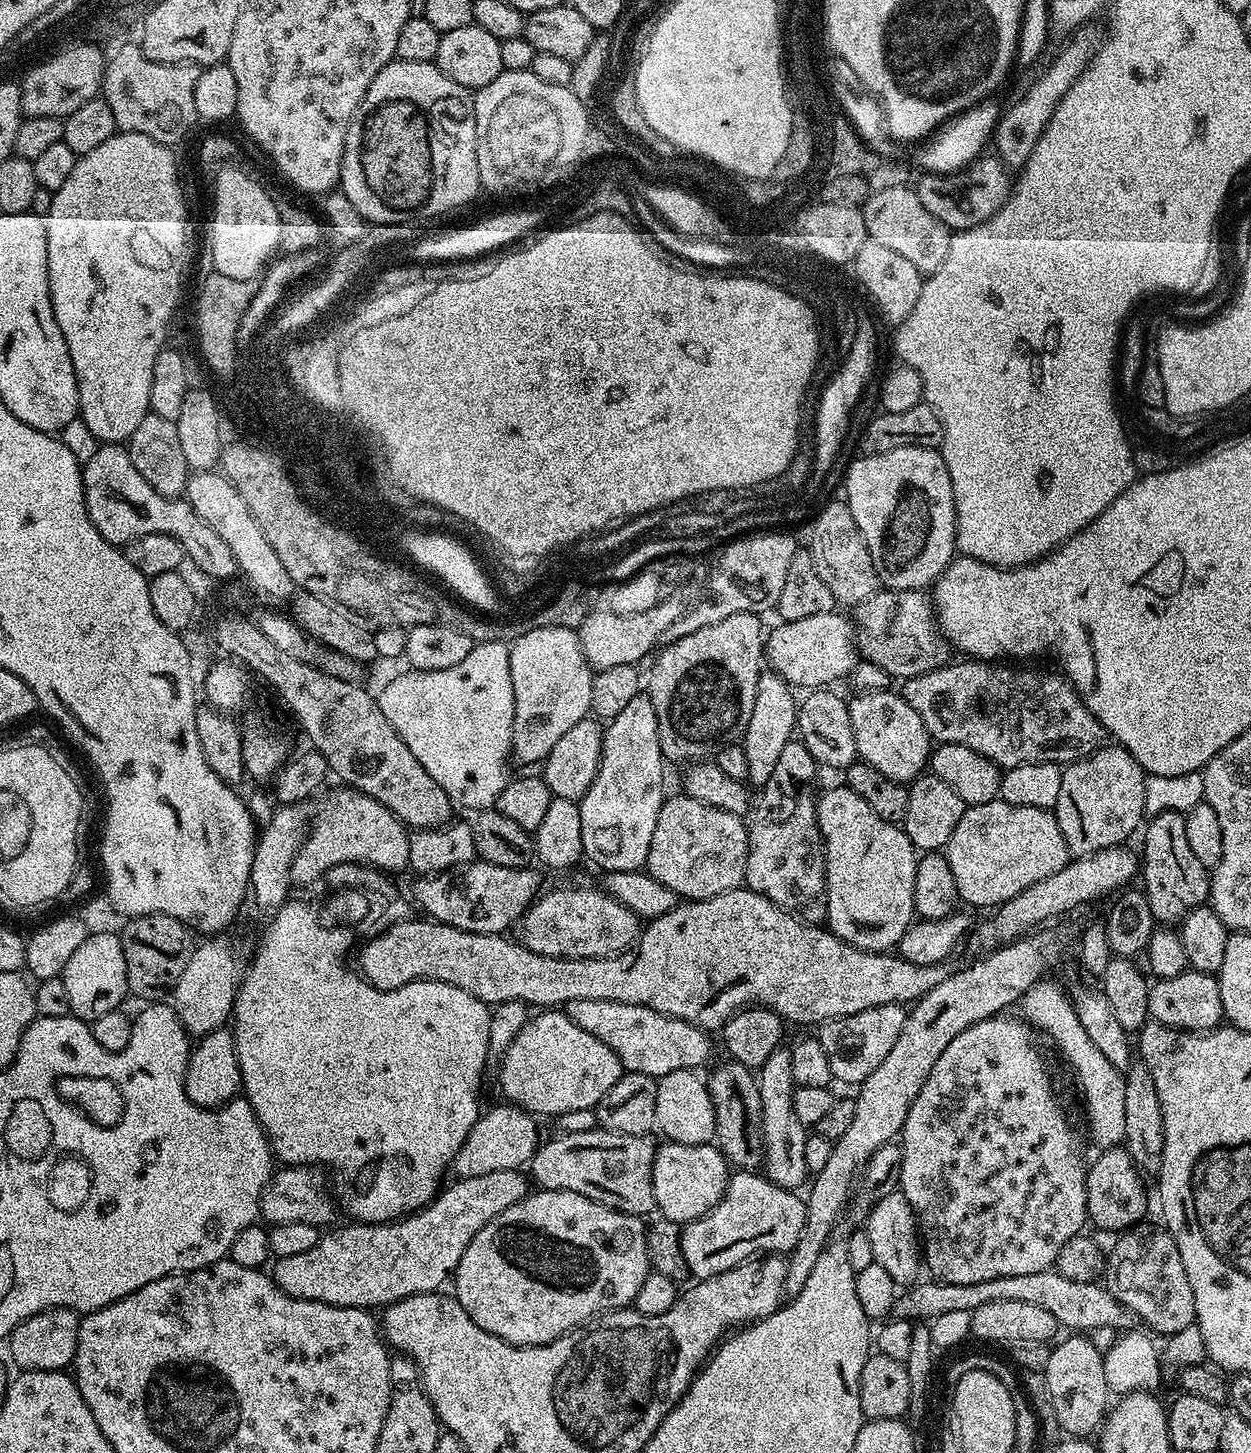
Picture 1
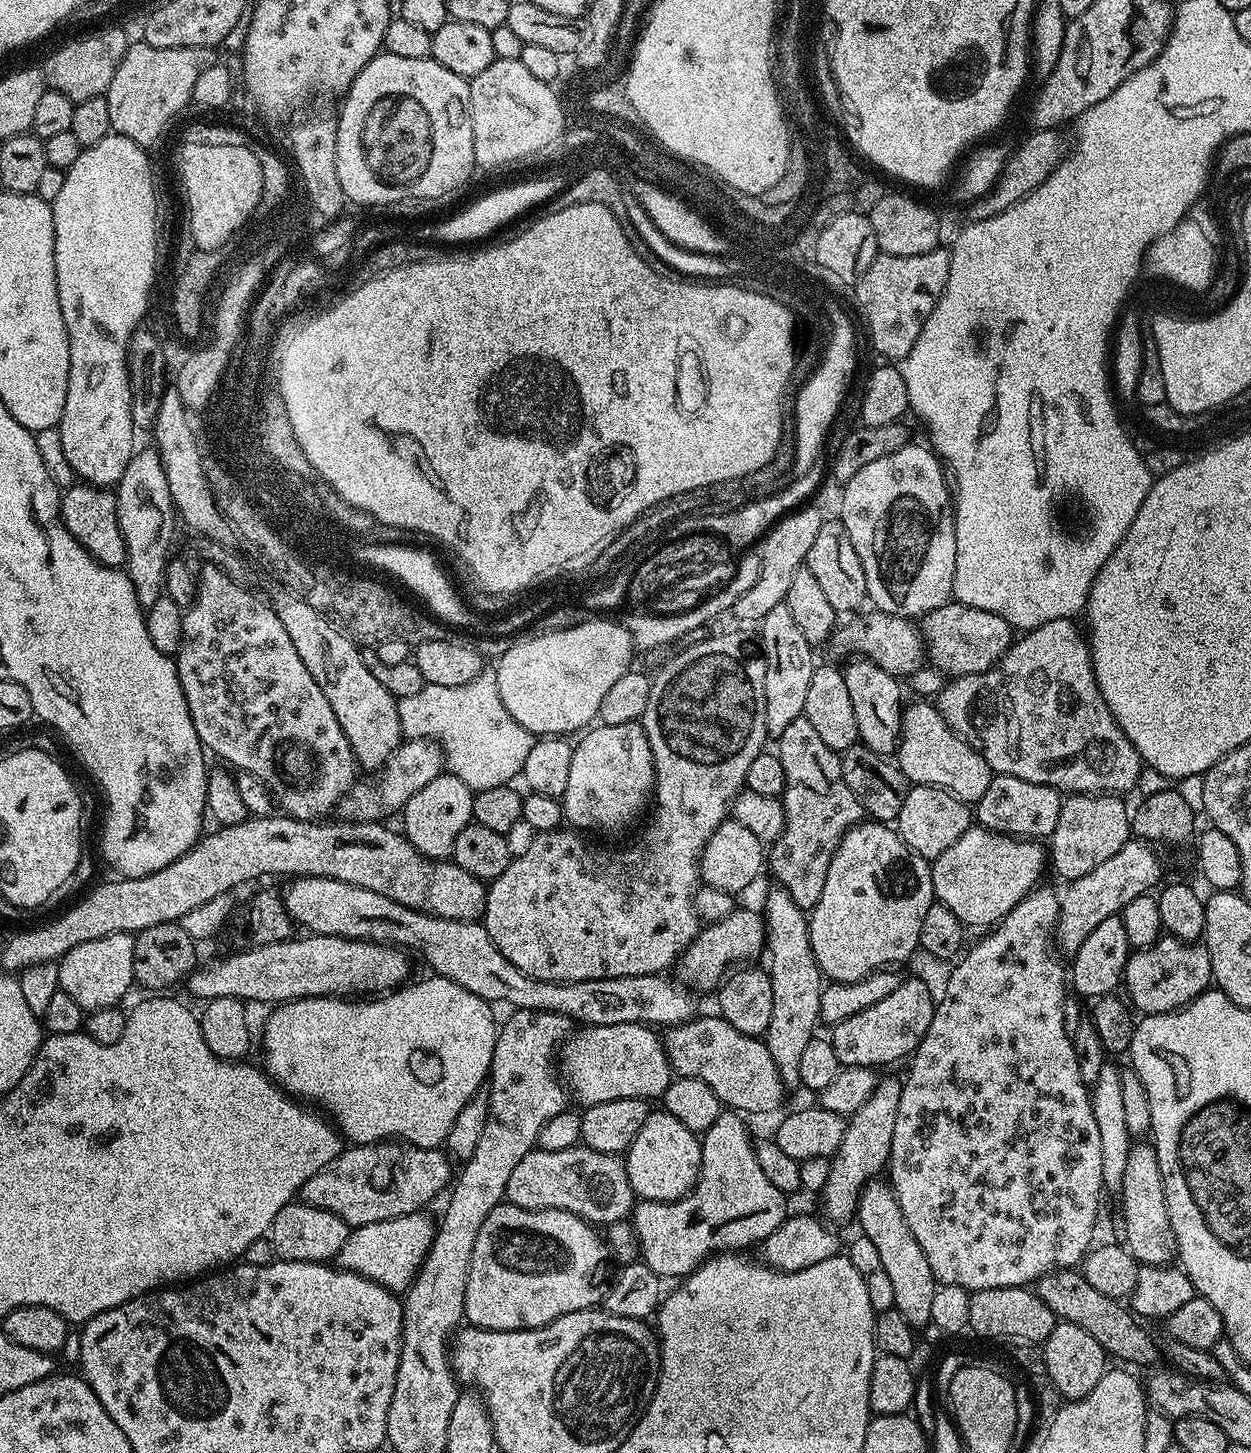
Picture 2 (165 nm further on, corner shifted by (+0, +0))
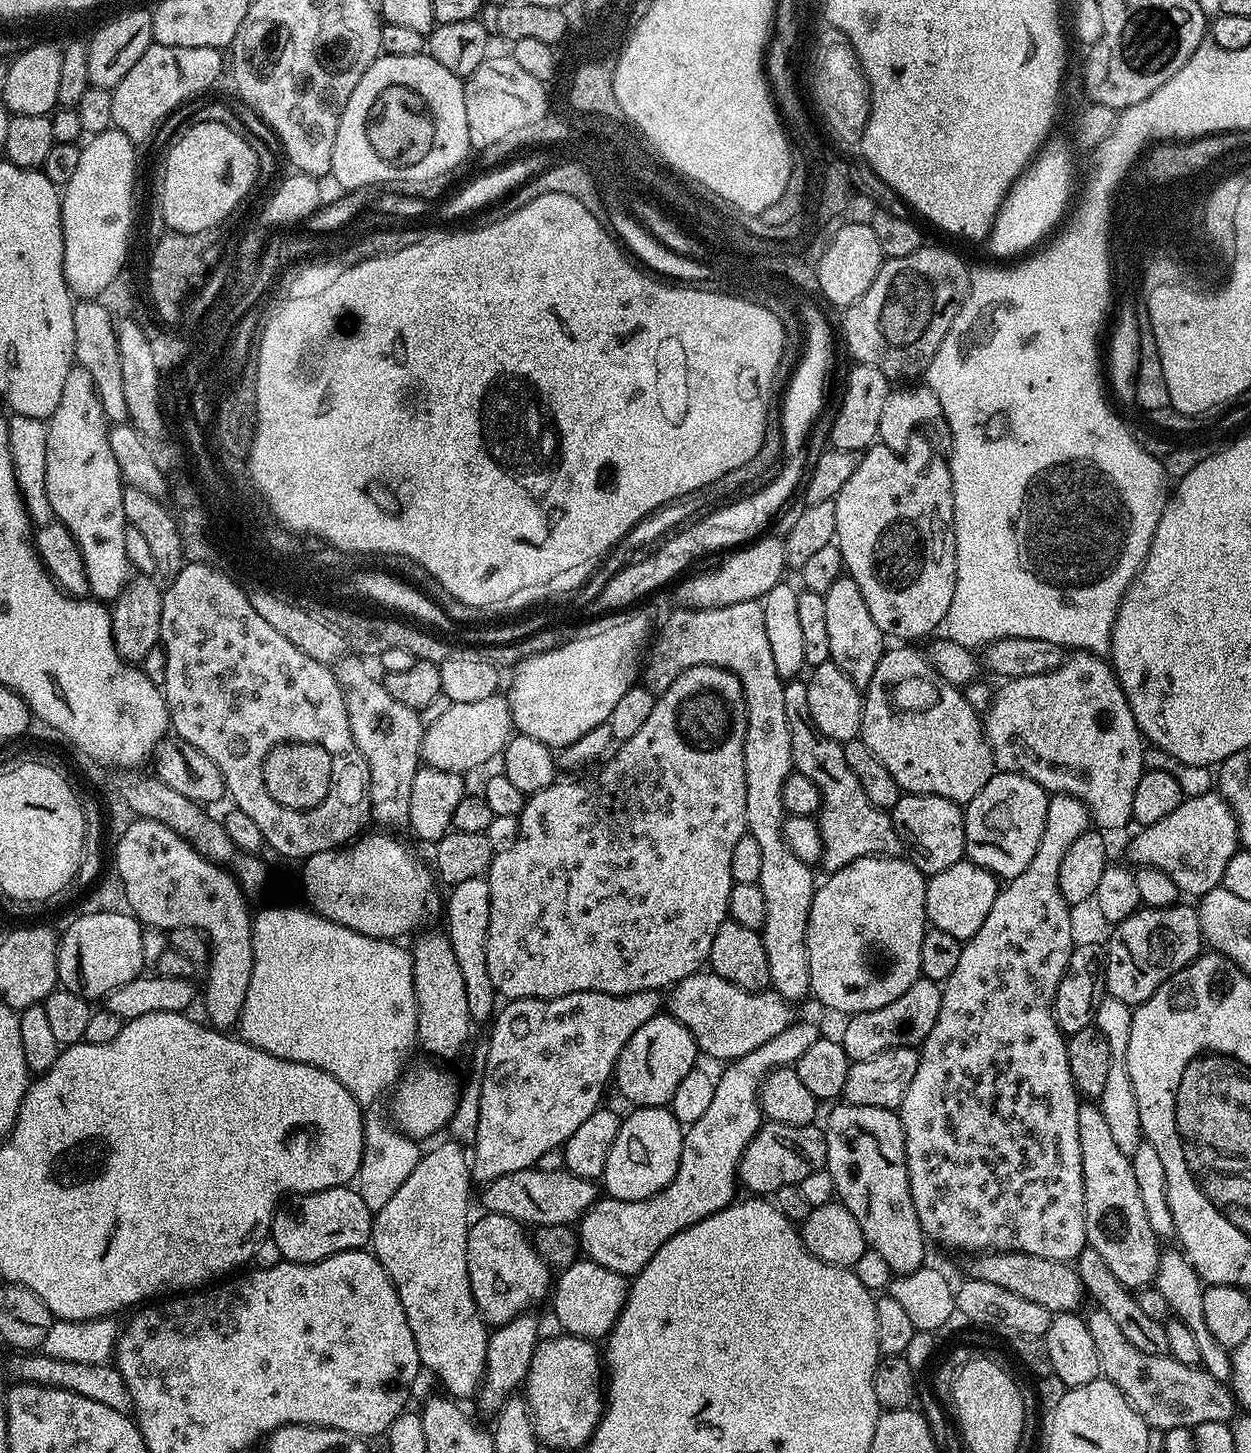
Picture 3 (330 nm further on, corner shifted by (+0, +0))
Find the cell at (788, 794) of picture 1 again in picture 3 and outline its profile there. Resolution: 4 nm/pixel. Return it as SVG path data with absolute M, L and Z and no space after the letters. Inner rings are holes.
M792 678L785 683L786 726L790 726L793 769L806 774L821 794L818 823L822 834L822 868L825 868L825 873L831 874L850 866L850 862L858 858L900 856L902 845L892 825L891 815L866 798L866 790L862 790L858 778L854 778L854 770L846 766L844 744L826 738L826 734L817 730L810 714L810 702L806 699L807 689L807 683L800 678Z

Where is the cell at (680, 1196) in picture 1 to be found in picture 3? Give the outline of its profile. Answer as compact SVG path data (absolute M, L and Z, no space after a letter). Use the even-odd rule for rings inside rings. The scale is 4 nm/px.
M671 1107L636 1108L620 1121L620 1129L614 1138L614 1146L610 1146L610 1154L606 1154L606 1166L602 1177L602 1188L613 1200L645 1200L658 1194L678 1174L678 1166L684 1149L685 1129L676 1120Z

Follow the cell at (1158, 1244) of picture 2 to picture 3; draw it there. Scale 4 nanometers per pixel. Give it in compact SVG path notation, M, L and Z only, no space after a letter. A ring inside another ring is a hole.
M1161 1251L1154 1287L1158 1290L1158 1294L1162 1294L1162 1298L1166 1298L1166 1306L1169 1313L1175 1319L1183 1322L1194 1334L1194 1339L1198 1345L1199 1367L1206 1369L1214 1378L1225 1382L1231 1381L1233 1376L1233 1353L1221 1346L1218 1338L1214 1338L1214 1334L1210 1334L1210 1329L1206 1326L1206 1318L1202 1318L1202 1294L1206 1285L1200 1279L1200 1275L1194 1270L1194 1266L1190 1263L1187 1256L1184 1255L1183 1251L1175 1251Z

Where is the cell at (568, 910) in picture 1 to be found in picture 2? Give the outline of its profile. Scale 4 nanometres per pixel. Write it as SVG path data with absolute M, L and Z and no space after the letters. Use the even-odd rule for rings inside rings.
M724 632L721 636L708 636L697 644L681 650L677 656L672 656L660 668L660 673L652 676L650 686L650 702L646 702L646 714L643 725L646 738L649 739L650 750L653 752L653 769L656 771L654 787L654 806L652 821L644 828L644 833L633 842L629 848L595 848L583 840L581 833L576 830L557 830L555 832L538 832L531 838L528 849L517 855L496 880L487 885L488 897L484 903L482 923L494 946L502 950L502 954L522 974L535 980L545 980L555 984L569 984L570 982L586 982L598 978L622 978L623 976L654 976L671 969L677 963L678 957L702 927L702 921L696 914L696 889L701 883L700 855L711 838L712 832L718 828L723 820L729 819L733 800L745 787L746 770L750 770L750 762L758 758L758 754L765 751L764 740L769 739L766 726L766 662L760 650L757 637L748 632Z

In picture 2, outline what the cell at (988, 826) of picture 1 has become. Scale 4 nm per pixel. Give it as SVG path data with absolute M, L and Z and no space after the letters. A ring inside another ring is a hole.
M968 828L966 834L962 834L962 838L954 842L954 846L950 846L950 850L942 850L940 857L931 861L933 897L969 929L984 930L995 926L1041 883L1040 875L1043 874L1044 868L1046 872L1046 848L1040 844L1043 843L1032 838L1006 836L1003 832L992 832L989 828Z

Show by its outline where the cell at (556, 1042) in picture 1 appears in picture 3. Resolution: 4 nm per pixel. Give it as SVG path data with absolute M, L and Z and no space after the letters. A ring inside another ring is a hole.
M658 1014L650 1018L626 1042L616 1063L614 1084L636 1108L663 1108L671 1105L675 1090L682 1078L697 1067L696 1039L670 1014Z

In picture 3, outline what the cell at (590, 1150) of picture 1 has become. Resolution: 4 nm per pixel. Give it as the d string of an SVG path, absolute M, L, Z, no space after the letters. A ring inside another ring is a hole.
M544 1166L514 1170L510 1174L502 1174L502 1178L494 1178L489 1184L483 1185L480 1200L484 1203L483 1211L494 1216L509 1216L512 1220L525 1226L541 1224L575 1225L580 1217L585 1216L592 1209L598 1199L597 1185L586 1178L578 1178L567 1170L547 1172Z

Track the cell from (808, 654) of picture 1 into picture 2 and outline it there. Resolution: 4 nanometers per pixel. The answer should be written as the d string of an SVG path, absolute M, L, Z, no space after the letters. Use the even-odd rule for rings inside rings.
M871 610L861 620L852 620L849 624L841 623L833 631L830 644L840 652L856 652L863 659L873 660L886 674L897 678L907 678L919 668L925 667L926 653L924 637L920 629L907 616L895 616L879 610Z

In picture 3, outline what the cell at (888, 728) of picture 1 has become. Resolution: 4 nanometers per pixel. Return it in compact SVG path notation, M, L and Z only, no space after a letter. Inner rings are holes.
M842 574L824 593L826 602L826 627L830 633L831 663L836 664L854 682L857 688L867 688L870 678L874 678L874 670L878 670L878 662L886 651L886 637L878 630L878 622L870 614L866 606L866 598L862 598L862 590L858 590L858 582L847 574Z

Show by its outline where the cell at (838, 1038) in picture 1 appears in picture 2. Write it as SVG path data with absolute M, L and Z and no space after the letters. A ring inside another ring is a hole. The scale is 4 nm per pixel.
M901 979L898 990L893 990L882 1002L853 1014L831 1029L830 1039L838 1062L845 1068L883 1069L883 1064L911 1057L922 1042L934 1018L936 1000L924 980Z

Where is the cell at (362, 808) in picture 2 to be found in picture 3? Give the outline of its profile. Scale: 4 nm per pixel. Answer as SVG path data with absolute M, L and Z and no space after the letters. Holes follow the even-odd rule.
M503 695L482 698L482 702L449 703L441 707L435 720L427 725L420 759L429 768L469 774L475 768L490 763L495 756L497 759L513 735L512 711Z

